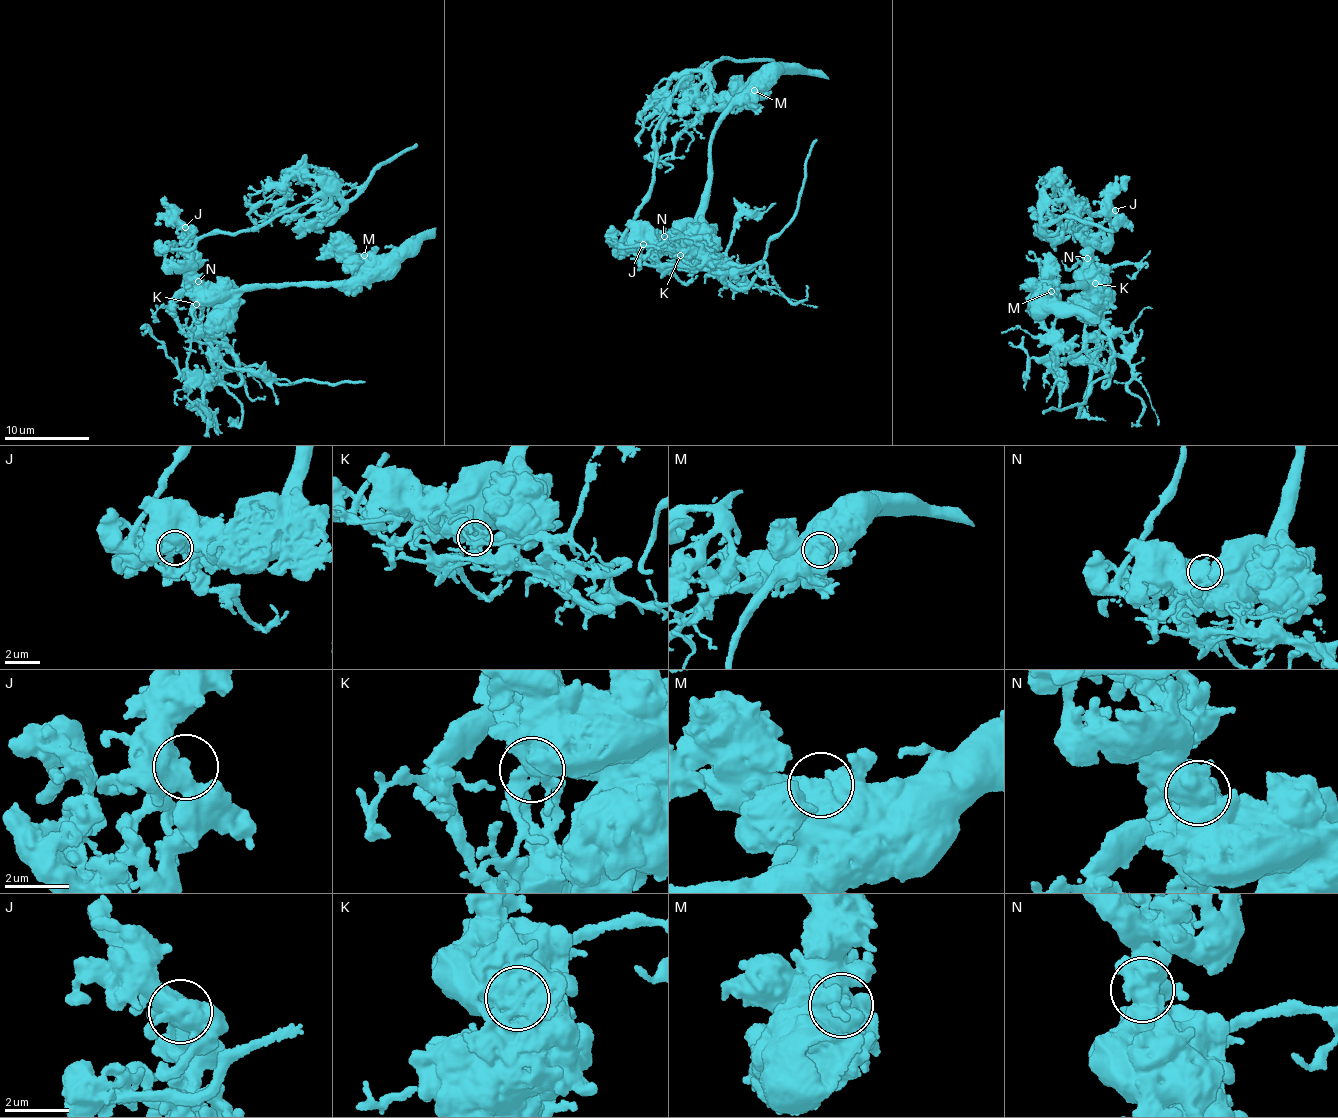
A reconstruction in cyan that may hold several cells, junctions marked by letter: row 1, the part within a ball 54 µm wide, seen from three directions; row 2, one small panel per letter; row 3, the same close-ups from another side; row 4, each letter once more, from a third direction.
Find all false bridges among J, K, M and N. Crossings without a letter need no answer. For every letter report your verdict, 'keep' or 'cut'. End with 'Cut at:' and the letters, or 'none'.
J: keep
K: cut
M: keep
N: cut
Cut at: K, N

